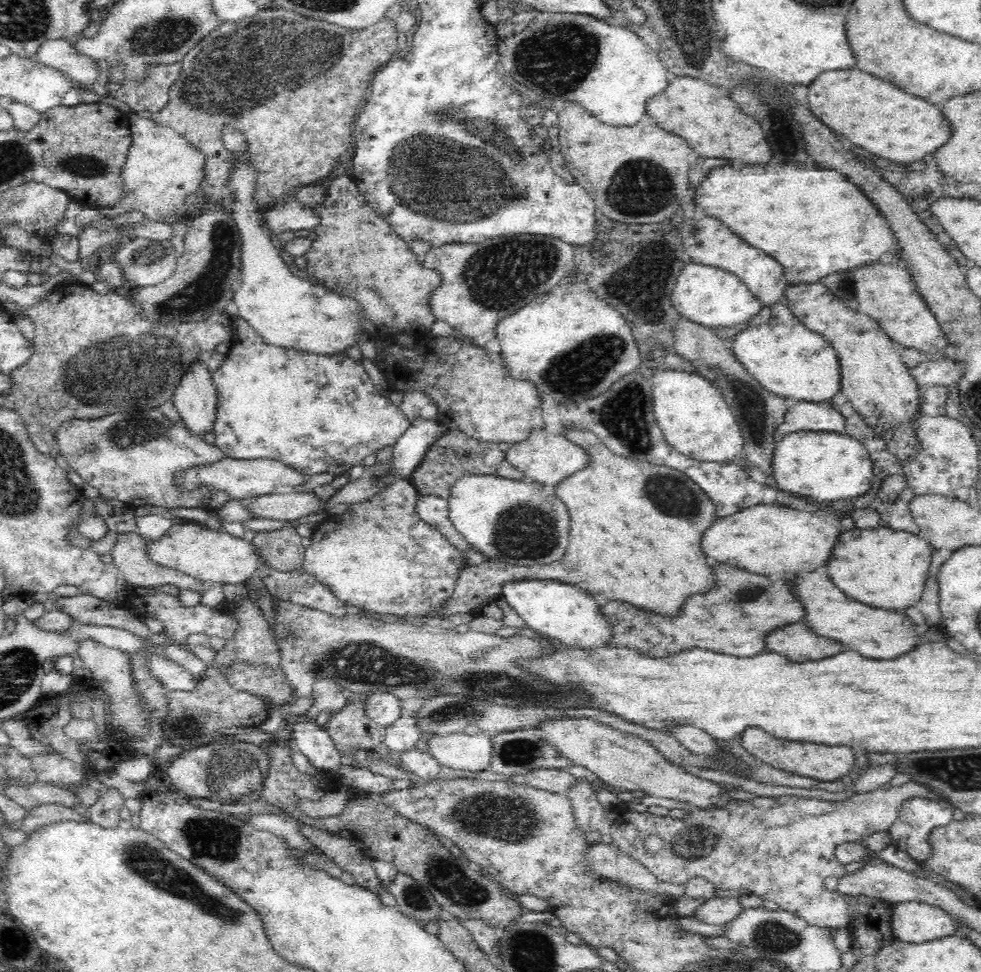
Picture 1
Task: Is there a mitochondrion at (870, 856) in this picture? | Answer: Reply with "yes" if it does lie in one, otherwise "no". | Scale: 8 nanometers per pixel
no

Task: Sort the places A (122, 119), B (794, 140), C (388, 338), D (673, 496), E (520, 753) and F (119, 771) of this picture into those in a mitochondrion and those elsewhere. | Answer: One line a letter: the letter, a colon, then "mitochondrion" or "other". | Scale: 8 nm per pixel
A: other
B: mitochondrion
C: other
D: mitochondrion
E: mitochondrion
F: other

